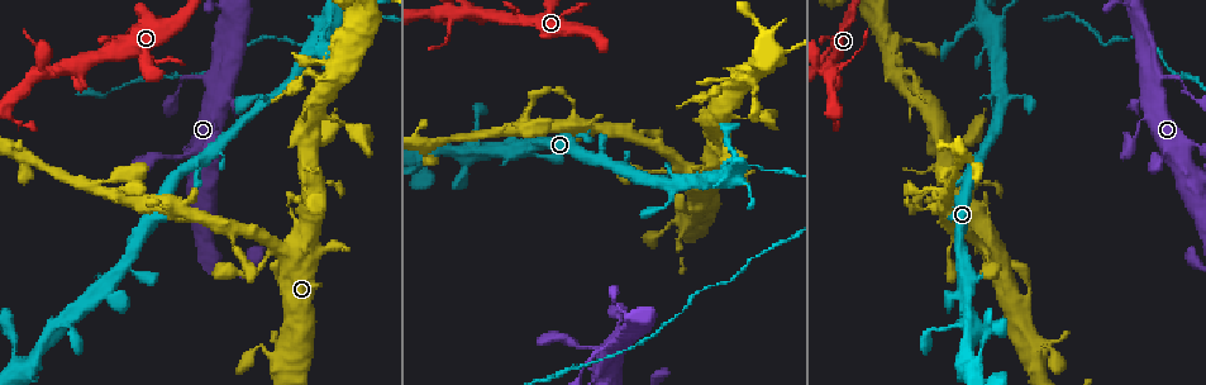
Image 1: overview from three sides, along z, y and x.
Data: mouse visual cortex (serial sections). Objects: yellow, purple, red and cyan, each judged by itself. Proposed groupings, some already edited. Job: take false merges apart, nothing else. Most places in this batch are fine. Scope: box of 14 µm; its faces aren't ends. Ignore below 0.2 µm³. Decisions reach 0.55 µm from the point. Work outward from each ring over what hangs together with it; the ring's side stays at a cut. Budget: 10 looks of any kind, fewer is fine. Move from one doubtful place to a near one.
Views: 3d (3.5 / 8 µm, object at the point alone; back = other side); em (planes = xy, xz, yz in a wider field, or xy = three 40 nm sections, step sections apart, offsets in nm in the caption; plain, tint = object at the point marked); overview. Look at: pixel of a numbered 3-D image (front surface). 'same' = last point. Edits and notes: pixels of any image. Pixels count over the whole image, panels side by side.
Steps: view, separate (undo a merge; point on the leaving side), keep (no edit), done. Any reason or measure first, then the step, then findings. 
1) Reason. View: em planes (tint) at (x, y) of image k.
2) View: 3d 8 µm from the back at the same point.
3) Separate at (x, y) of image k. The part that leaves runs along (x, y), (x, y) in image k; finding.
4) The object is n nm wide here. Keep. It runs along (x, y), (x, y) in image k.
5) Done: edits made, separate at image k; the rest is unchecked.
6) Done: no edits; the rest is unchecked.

Two arms in line, one across. View: 3d 8 µm from the back at (828, 74) of image 1.

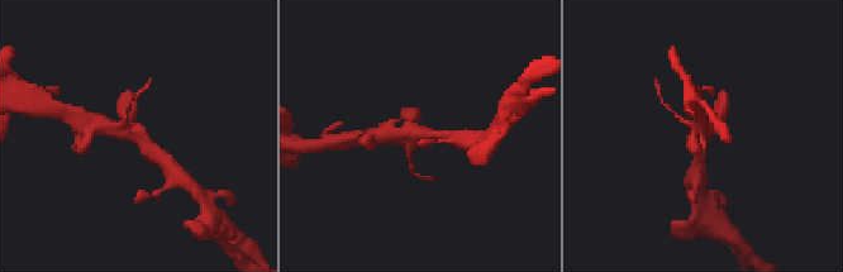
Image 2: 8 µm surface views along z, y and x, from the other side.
View: em xy step 5 (tint) at (409, 131) of image 2.

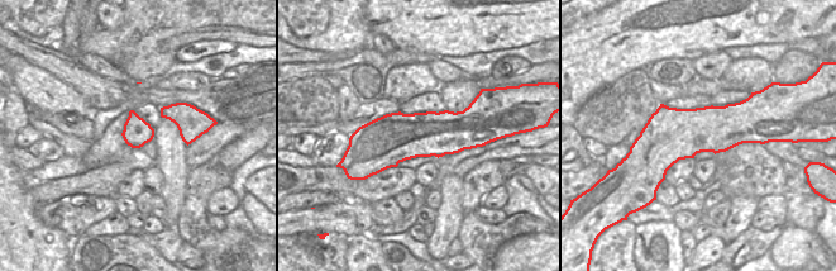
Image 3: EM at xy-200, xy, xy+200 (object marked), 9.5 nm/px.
Keep. One cell here.

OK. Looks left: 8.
View: 3d 3.5 µm at (284, 249) of image 1.

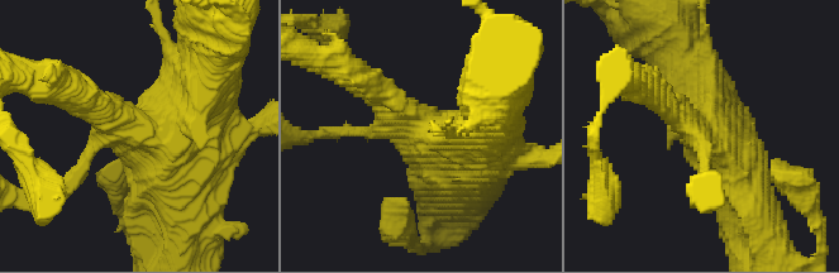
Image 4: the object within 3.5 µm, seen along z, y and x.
Now the EM. View: em xy step 2 (tint) at (145, 133) of image 4.

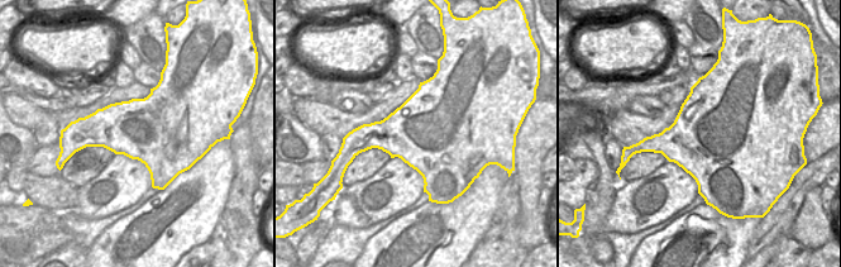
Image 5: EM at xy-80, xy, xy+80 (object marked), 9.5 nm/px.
Keep. It runs along (749, 214), (734, 159), (689, 66) in image 4; one cell here.

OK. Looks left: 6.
Sudden change in width. View: 3d 3.5 µm at (213, 82) of image 1.

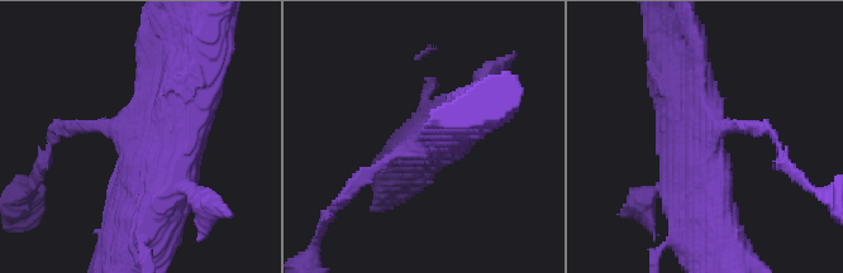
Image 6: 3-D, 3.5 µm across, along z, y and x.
View: em xy step 1 (tint) at (144, 139) of image 6.

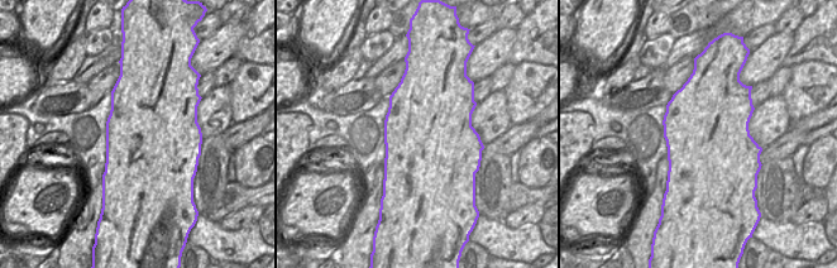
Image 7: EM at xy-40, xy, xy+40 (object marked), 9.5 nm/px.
Keep. It runs along (148, 229), (175, 108), (195, 77) in image 6; all the same cell.

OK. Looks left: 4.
Sharp bend. View: 3d 3.5 µm at (502, 133) of image 1.

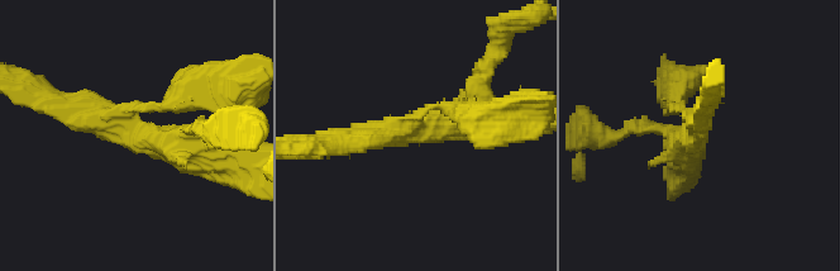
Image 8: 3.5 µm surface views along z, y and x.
Need the tissue. View: em xy step 2 (tint) at (409, 134) of image 8.

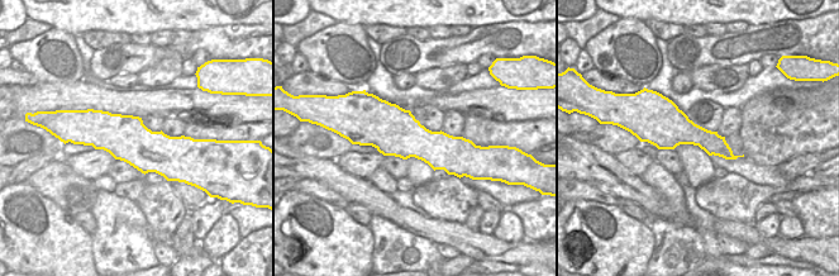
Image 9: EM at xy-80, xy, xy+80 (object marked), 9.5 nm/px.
The arms are 150, 300, 450 nm wide. Keep. All the same cell.

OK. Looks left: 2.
Done: no edits; the rest is unchecked.

